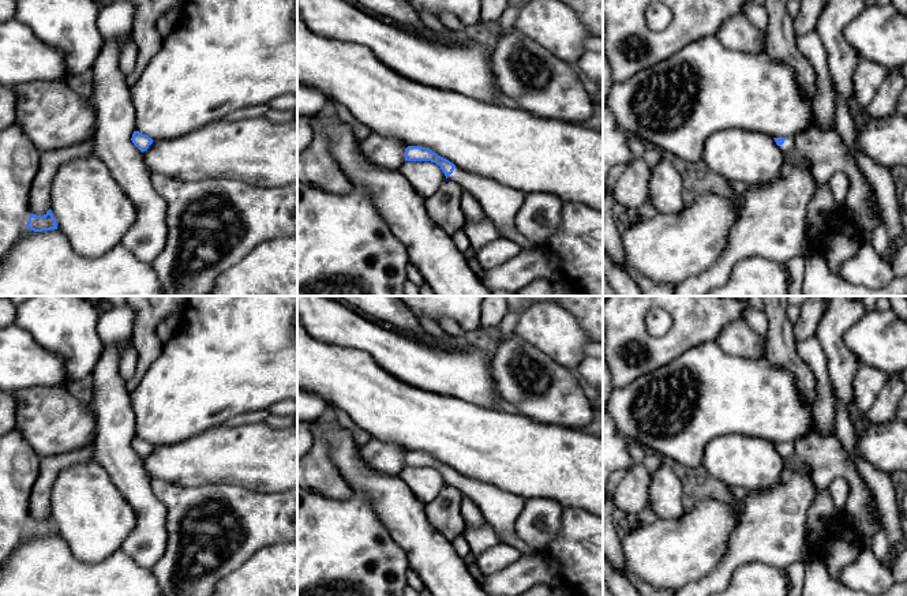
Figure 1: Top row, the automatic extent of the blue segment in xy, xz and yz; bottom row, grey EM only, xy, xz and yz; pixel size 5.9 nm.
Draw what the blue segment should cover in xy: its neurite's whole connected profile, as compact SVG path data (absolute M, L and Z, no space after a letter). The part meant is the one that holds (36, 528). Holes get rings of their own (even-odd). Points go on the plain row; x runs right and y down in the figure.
M50 514L44 521L30 520L26 532L34 537L57 535L57 529Z

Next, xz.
M408 451L404 462L405 466L431 466L439 471L446 484L456 487L477 505L486 522L496 532L501 543L520 550L522 555L537 552L526 546L516 532L516 521L525 505L525 499L486 481L466 477L421 451Z

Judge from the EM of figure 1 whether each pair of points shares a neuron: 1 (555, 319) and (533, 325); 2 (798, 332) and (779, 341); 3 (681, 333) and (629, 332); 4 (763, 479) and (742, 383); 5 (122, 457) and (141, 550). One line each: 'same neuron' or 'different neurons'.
1: same neuron
2: different neurons
3: same neuron
4: different neurons
5: same neuron

